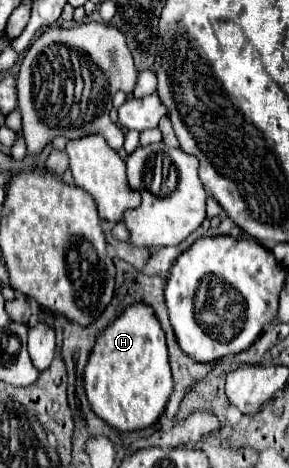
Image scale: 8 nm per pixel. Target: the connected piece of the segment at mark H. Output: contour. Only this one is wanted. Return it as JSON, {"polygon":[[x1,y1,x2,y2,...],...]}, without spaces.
{"polygon":[[131,305,99,335,83,379,95,415,117,431,139,431,161,417,173,391,173,377,165,333,161,333,161,325,147,305]]}

